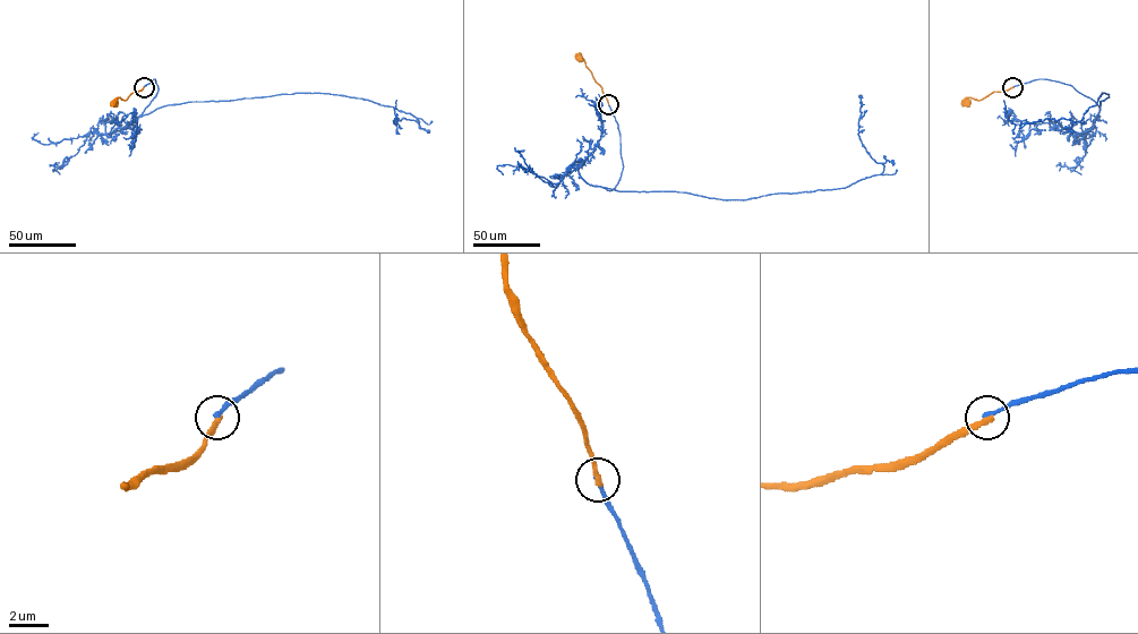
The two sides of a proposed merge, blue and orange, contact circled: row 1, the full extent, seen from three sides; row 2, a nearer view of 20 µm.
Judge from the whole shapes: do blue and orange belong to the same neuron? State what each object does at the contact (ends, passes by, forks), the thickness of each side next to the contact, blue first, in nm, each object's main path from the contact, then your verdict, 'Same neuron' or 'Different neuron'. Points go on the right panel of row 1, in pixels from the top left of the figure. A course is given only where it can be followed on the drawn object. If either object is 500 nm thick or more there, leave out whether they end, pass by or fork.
At the ring blue ends. At the ring orange ends. Thickness 200 nm (blue) against 320 nm. Course of blue: (1012, 87), (1041, 78), (1071, 85), (1096, 103), (1096, 117), (1109, 94), (1072, 122), (1012, 123), (1003, 100). Course of orange: (1012, 87), (981, 100), (968, 97), (968, 103). Different neuron

